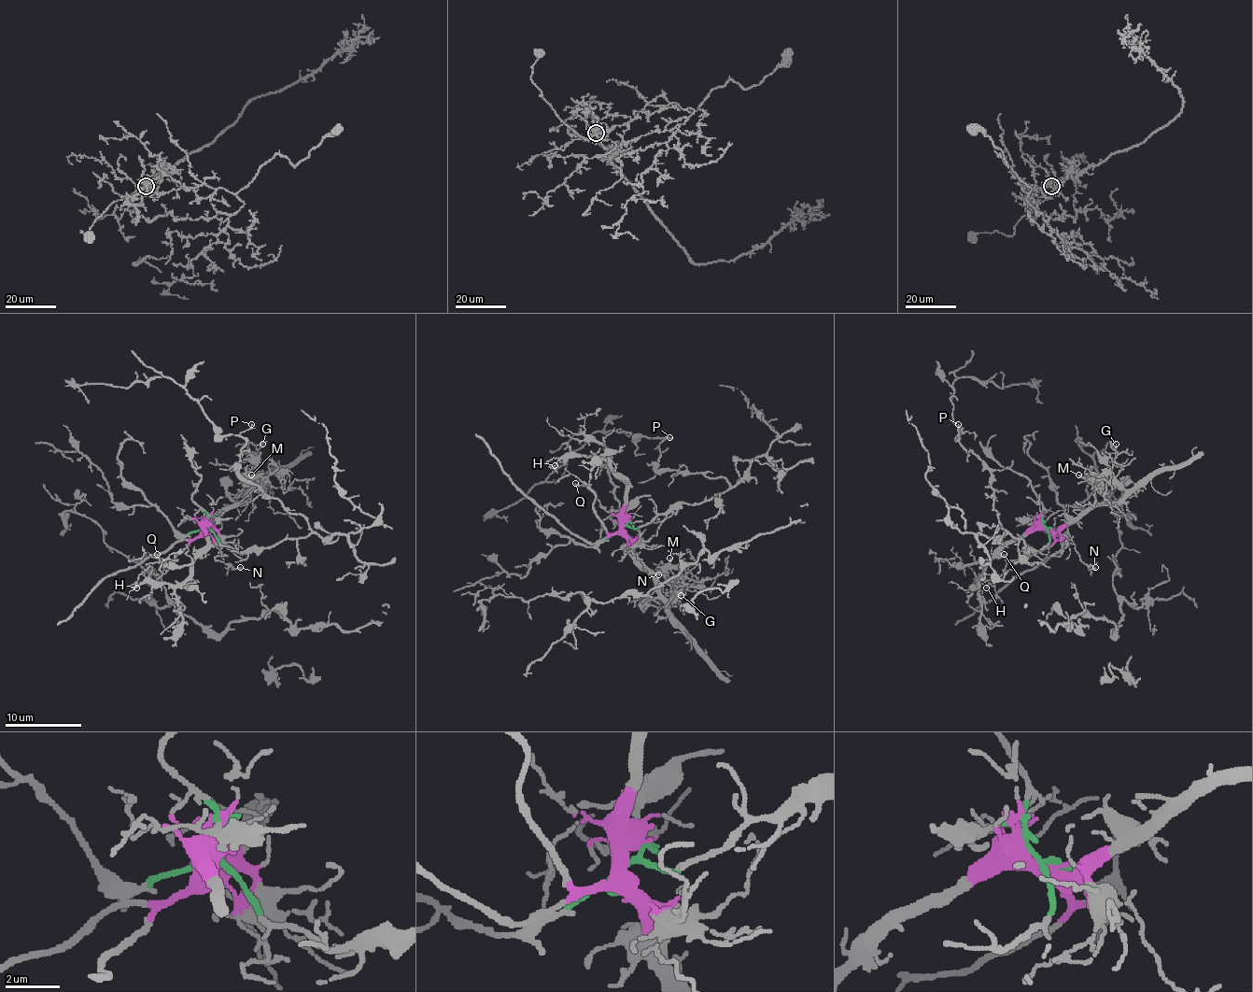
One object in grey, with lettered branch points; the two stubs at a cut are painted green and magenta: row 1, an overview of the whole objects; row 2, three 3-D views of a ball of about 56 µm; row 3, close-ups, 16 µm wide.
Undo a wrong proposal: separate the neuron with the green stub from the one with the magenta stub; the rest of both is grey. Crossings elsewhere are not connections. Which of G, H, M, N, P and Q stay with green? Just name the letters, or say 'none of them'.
P

